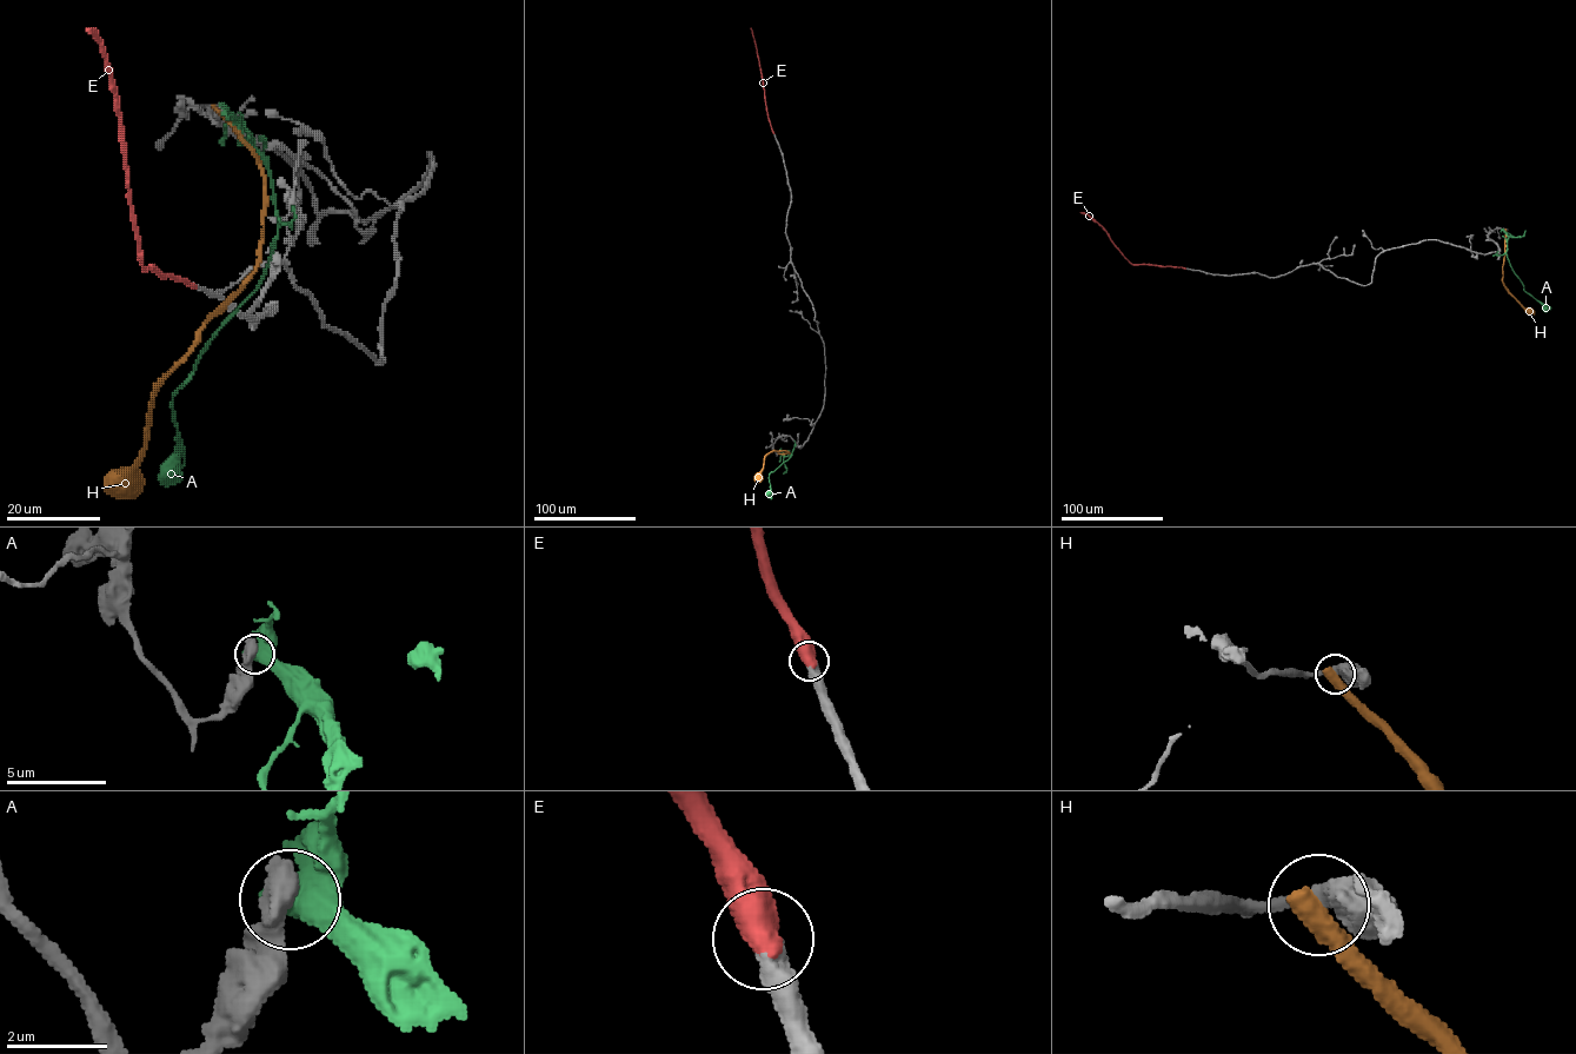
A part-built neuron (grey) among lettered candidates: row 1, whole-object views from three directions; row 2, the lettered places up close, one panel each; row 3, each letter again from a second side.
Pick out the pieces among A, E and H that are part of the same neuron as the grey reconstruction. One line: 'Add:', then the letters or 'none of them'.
Add: E

